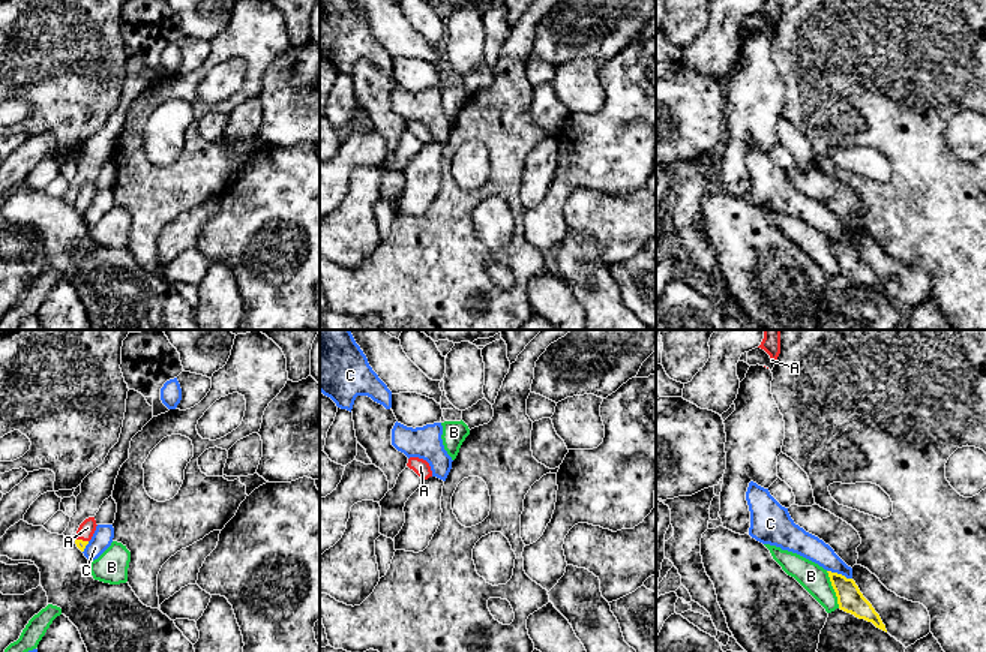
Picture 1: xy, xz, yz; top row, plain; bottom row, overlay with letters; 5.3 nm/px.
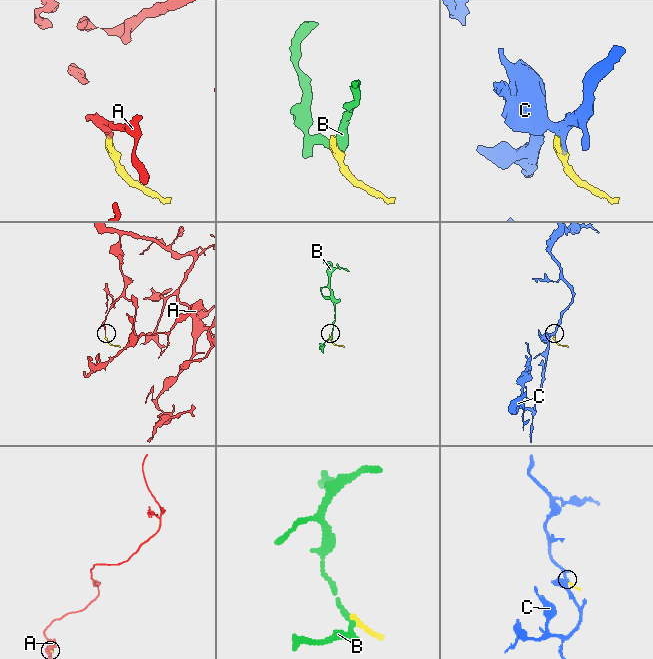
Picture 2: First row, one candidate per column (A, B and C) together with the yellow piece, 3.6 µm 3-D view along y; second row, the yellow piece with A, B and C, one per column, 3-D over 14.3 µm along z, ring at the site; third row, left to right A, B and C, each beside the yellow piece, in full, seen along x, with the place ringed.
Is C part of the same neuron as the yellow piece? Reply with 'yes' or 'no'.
no

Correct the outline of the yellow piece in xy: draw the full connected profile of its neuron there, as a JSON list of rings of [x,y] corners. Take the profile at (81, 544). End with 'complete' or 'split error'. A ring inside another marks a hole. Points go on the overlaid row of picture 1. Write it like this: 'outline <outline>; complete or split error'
outline [[[89,517],[86,519],[78,531],[77,531],[77,535],[75,535],[75,544],[77,547],[84,552],[86,546],[89,544],[89,541],[92,540],[95,531],[96,531],[96,520],[95,517]]]; split error

